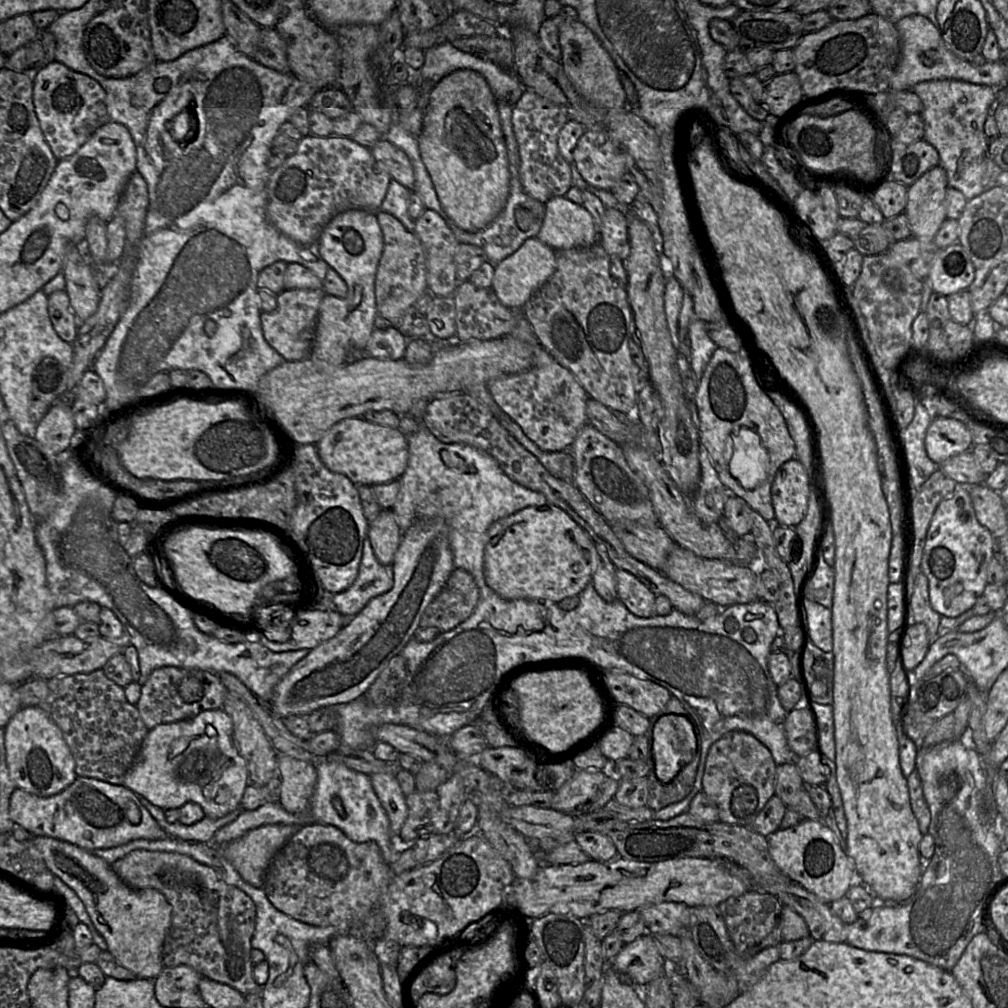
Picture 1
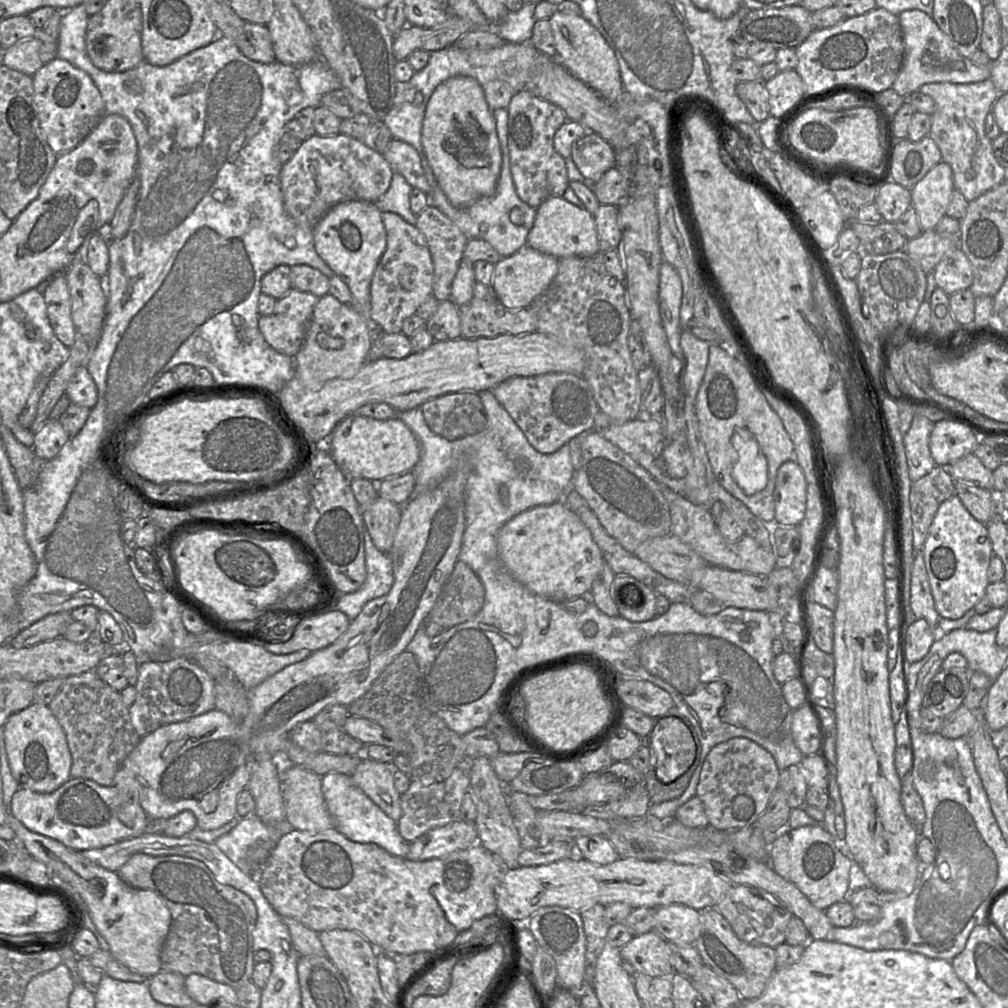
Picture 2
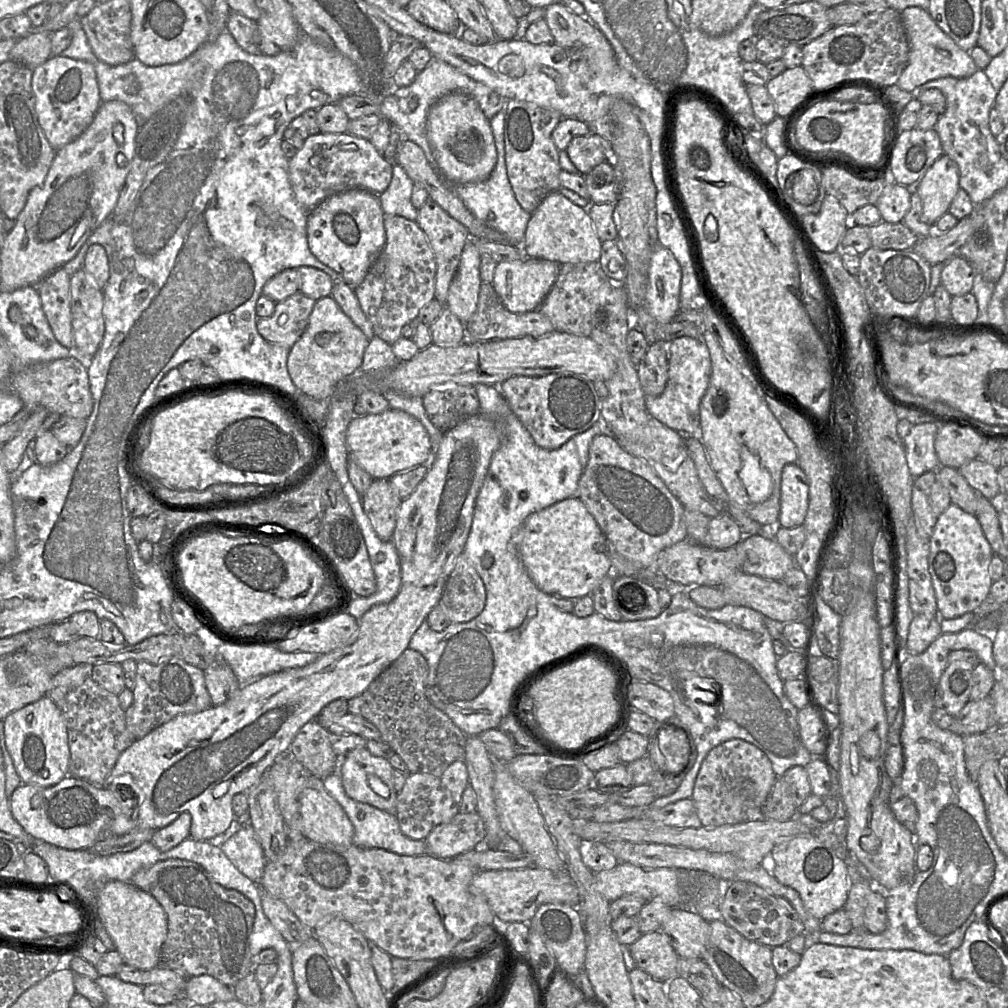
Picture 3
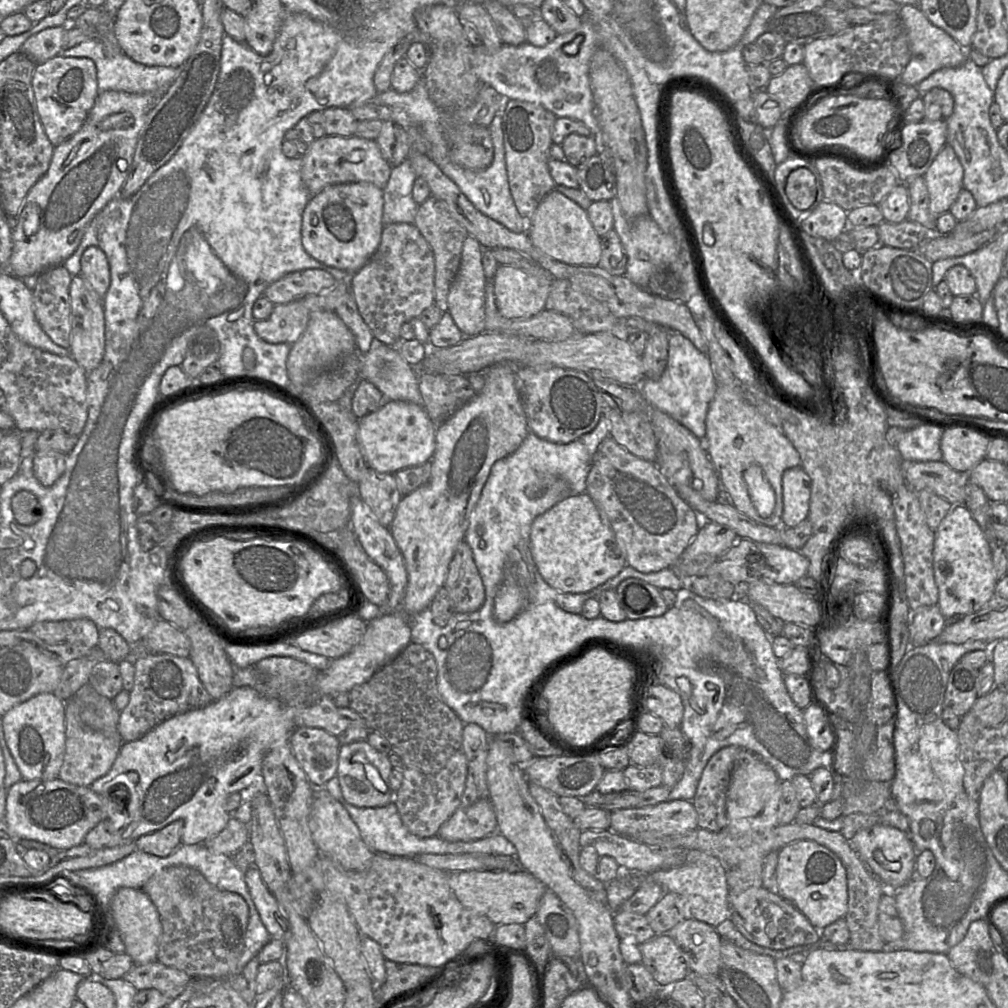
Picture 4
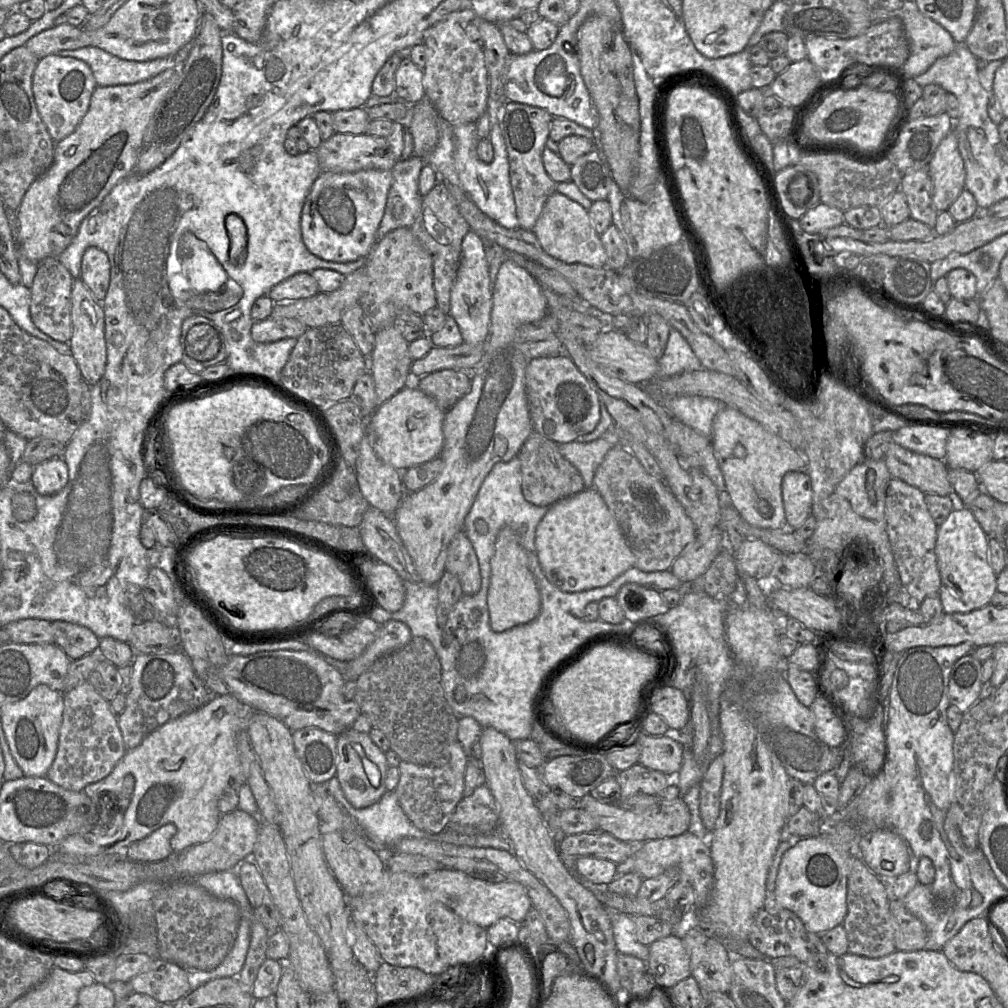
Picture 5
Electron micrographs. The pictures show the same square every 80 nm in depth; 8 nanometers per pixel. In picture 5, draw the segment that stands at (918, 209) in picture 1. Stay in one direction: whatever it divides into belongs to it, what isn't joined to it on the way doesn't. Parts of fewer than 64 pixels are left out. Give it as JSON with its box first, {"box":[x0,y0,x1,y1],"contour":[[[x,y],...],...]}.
{"box":[927,131,966,212],"contour":[[[953,131],[940,142],[927,168],[932,181],[933,204],[938,212],[946,211],[965,189],[966,178],[964,161]]]}

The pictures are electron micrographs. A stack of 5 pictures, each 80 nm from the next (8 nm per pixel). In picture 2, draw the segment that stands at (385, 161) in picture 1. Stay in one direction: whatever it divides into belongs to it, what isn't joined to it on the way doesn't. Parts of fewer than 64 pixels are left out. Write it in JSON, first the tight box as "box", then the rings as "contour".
{"box":[382,138,431,195],"contour":[[[393,138],[382,155],[393,172],[401,174],[413,189],[419,189],[429,195],[431,186],[423,170],[420,156],[413,146]]]}

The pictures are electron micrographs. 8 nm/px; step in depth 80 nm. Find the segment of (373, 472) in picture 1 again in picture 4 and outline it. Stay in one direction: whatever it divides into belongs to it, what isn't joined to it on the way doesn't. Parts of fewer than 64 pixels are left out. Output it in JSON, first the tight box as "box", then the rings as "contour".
{"box":[358,401,437,474],"contour":[[[386,401],[377,411],[359,419],[358,438],[369,468],[395,474],[406,468],[431,462],[436,450],[437,425],[421,405]]]}

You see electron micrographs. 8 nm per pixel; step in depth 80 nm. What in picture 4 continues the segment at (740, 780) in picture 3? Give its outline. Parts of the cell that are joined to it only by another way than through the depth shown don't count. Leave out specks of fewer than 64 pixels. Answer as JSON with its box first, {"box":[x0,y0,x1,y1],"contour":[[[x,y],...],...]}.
{"box":[692,745,760,832],"contour":[[[735,745],[723,747],[711,756],[703,770],[696,794],[692,800],[697,812],[699,828],[715,832],[726,827],[726,797],[731,775],[740,762],[750,761],[755,758],[760,757],[743,747]]]}

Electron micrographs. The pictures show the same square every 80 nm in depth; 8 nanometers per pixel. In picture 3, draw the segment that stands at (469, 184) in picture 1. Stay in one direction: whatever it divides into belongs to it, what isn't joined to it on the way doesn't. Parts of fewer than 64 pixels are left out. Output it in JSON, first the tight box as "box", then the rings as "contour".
{"box":[427,93,497,185],"contour":[[[450,93],[434,103],[427,116],[427,136],[439,174],[451,185],[485,181],[497,162],[490,120],[478,103],[462,93]]]}

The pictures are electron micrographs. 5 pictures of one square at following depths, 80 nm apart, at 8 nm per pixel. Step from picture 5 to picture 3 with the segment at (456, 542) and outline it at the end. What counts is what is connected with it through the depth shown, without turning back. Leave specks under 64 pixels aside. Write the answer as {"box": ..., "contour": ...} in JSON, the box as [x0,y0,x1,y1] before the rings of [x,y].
{"box":[439,552,486,623],"contour":[[[464,552],[455,561],[439,604],[451,623],[468,622],[485,607],[486,589],[483,580]]]}

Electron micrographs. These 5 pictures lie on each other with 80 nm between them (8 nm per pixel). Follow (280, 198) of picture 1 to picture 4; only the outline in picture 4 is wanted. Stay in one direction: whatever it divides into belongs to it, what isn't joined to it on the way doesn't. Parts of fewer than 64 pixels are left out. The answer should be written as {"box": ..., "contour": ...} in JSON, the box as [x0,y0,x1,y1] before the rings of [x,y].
{"box":[301,135,392,196],"contour":[[[326,135],[315,139],[308,145],[307,151],[301,158],[301,177],[310,196],[318,194],[331,185],[358,182],[368,182],[383,190],[392,171],[392,167],[383,158],[375,140],[355,135]]]}

